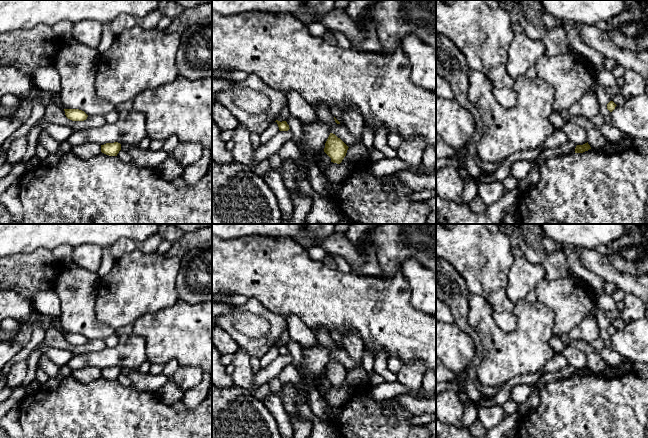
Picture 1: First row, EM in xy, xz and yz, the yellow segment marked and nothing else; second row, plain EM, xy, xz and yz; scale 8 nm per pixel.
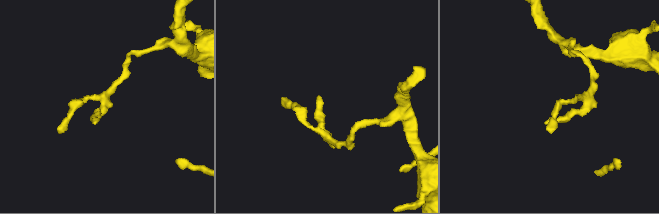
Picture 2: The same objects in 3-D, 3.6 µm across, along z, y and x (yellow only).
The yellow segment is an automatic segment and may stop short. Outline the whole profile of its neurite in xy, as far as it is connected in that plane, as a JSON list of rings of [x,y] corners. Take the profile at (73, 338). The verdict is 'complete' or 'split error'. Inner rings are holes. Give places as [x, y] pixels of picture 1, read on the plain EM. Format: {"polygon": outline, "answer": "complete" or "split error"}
{"polygon": [[[64,333],[64,335],[66,341],[72,345],[84,345],[88,341],[84,335],[79,333]]], "answer": "complete"}

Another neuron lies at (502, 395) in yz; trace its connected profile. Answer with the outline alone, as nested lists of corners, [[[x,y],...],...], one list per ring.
[[[539,371],[533,374],[514,377],[513,379],[505,383],[501,388],[497,389],[494,396],[480,396],[478,407],[491,407],[495,405],[502,406],[505,402],[511,400],[510,394],[514,386],[518,384],[534,385],[542,375],[543,373]]]

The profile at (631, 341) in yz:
[[[648,318],[628,322],[611,336],[612,350],[632,362],[648,363]]]

